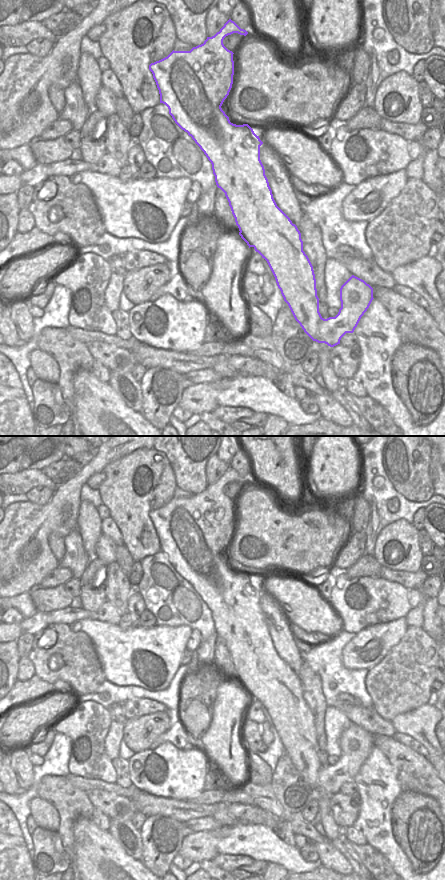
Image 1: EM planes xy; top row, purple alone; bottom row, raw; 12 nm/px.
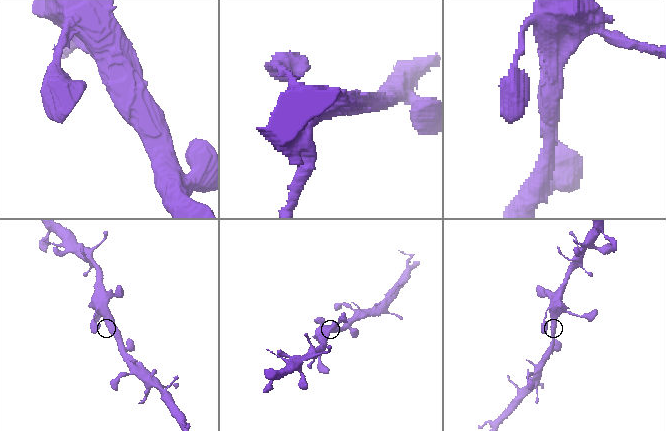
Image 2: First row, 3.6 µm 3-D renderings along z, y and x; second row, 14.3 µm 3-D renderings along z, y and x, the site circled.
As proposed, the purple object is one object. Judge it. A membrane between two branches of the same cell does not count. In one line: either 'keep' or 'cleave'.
keep

